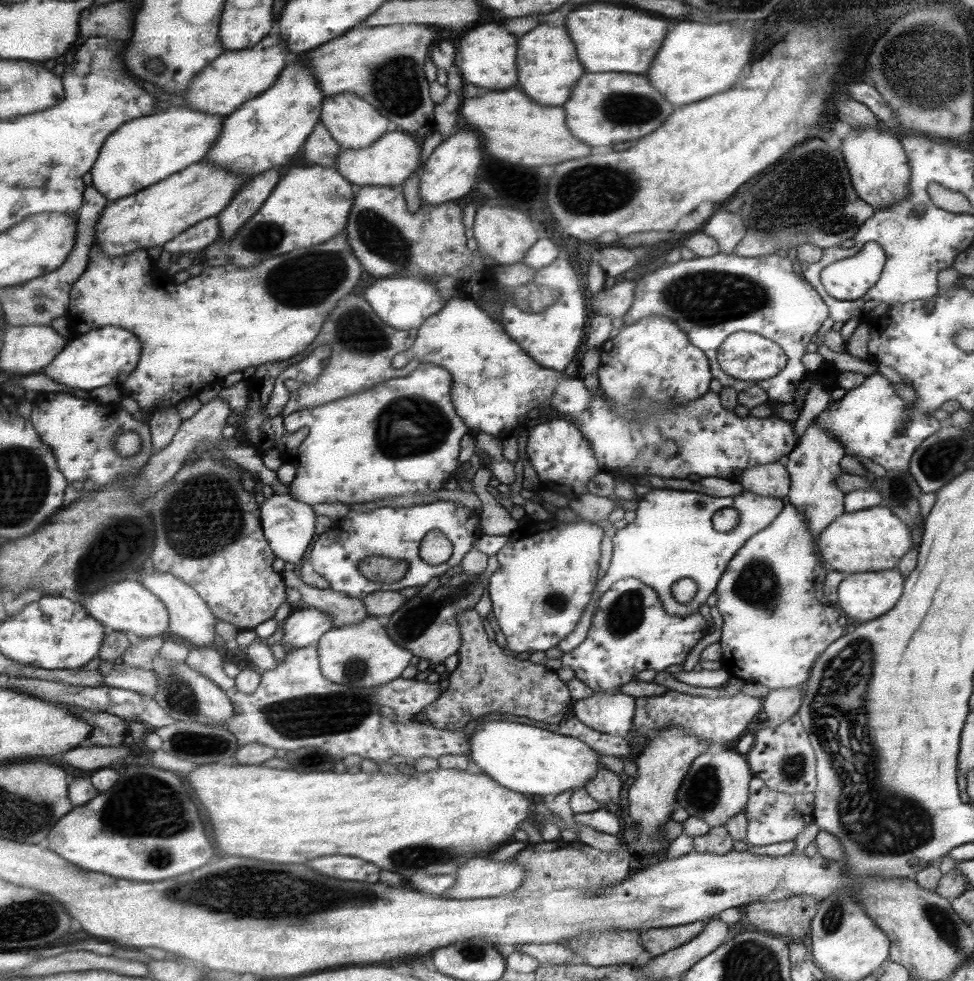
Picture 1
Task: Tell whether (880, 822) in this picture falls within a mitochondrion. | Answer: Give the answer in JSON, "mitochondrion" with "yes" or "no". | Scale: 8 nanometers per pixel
{"mitochondrion":"yes"}

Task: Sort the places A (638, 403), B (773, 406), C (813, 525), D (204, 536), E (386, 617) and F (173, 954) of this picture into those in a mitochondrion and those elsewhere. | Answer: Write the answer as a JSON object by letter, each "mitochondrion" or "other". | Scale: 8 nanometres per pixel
{"A":"mitochondrion","B":"other","C":"other","D":"mitochondrion","E":"other","F":"other"}

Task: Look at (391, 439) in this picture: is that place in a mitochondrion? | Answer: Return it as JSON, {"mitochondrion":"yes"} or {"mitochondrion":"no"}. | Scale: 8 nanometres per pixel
{"mitochondrion":"yes"}

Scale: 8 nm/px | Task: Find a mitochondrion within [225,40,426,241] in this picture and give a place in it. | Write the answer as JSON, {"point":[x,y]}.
{"point":[396,85]}

